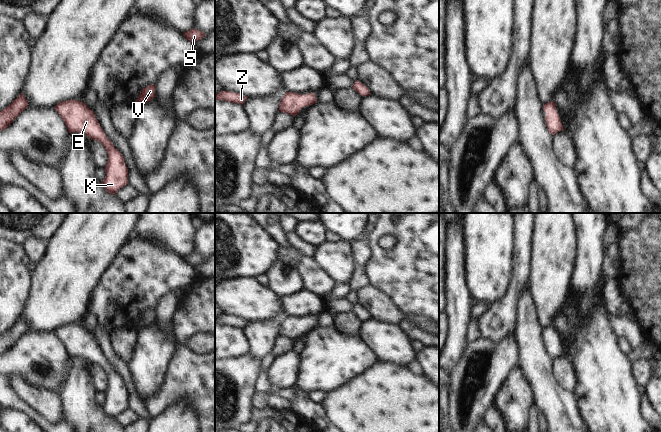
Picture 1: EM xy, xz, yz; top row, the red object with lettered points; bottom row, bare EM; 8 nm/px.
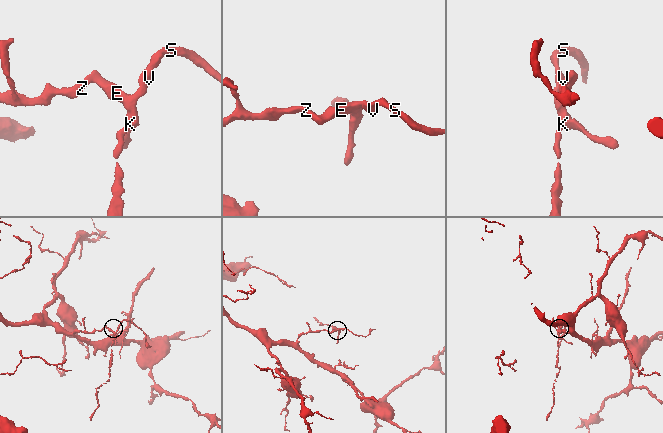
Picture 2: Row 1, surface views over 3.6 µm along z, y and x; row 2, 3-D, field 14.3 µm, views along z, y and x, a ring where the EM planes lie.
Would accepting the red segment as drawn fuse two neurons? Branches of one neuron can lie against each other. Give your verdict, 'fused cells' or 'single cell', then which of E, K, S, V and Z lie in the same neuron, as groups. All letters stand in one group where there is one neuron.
single cell; E K S V Z

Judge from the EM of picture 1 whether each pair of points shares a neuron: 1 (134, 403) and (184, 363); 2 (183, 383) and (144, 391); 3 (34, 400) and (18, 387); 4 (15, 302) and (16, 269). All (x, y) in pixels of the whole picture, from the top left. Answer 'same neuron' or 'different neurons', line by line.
1: different neurons
2: different neurons
3: same neuron
4: same neuron

